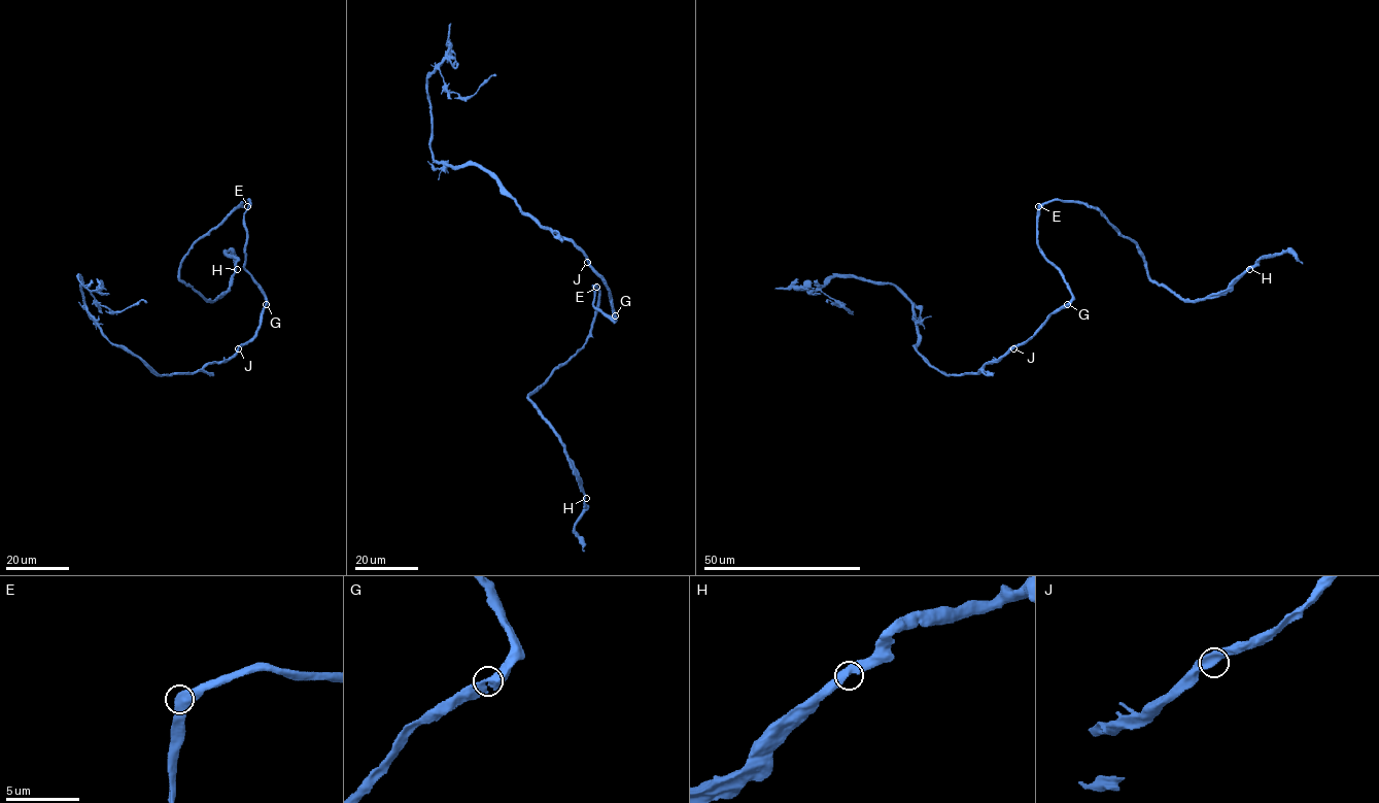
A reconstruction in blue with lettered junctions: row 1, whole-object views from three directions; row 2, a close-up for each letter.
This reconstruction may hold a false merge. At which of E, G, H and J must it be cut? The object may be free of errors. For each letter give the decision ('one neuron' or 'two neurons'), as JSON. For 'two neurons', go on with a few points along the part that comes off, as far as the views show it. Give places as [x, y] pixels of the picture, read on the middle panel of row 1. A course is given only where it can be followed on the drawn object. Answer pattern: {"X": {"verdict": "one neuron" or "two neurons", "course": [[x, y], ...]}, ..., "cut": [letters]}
{"E": {"verdict": "one neuron"}, "G": {"verdict": "one neuron"}, "H": {"verdict": "one neuron"}, "J": {"verdict": "one neuron"}, "cut": []}

